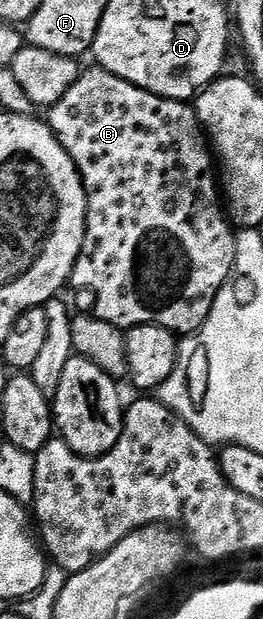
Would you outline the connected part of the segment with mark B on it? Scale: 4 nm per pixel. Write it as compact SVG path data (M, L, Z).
M96 65L90 66L90 71L82 70L78 74L75 85L71 87L60 101L53 104L52 107L48 108L47 111L47 122L50 129L55 133L55 137L63 145L63 149L71 157L71 161L77 166L77 172L81 175L81 180L85 186L85 192L89 198L89 209L87 211L87 225L85 226L85 240L83 241L83 249L79 253L79 257L75 263L75 269L73 270L73 278L71 280L74 288L90 287L98 294L98 305L96 309L96 316L98 319L107 321L111 325L120 327L122 329L128 329L130 327L138 327L146 323L147 325L163 325L163 329L172 331L181 337L188 337L198 331L201 326L207 321L207 317L211 313L211 309L215 305L215 297L221 292L221 286L227 282L230 282L233 274L233 266L235 265L235 241L237 240L235 234L235 227L232 222L227 218L226 208L223 206L223 195L219 190L219 175L215 170L213 172L213 163L215 167L215 155L211 150L211 144L207 138L207 132L202 127L199 117L197 116L196 110L188 102L179 99L168 99L167 97L159 97L155 93L151 93L147 89L139 89L139 85L131 85L131 81L123 81L123 77L115 77L115 73L105 71L103 68Z

